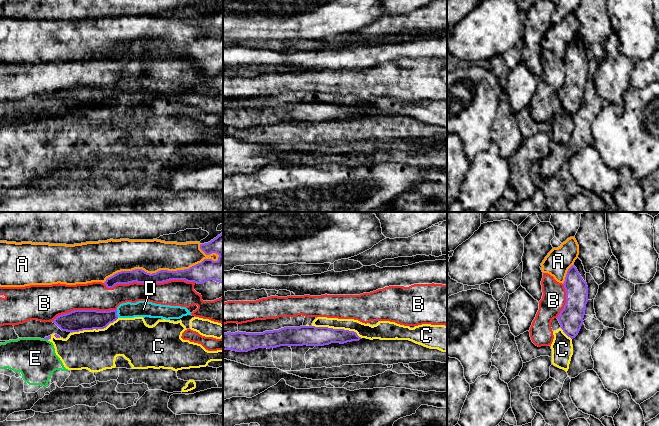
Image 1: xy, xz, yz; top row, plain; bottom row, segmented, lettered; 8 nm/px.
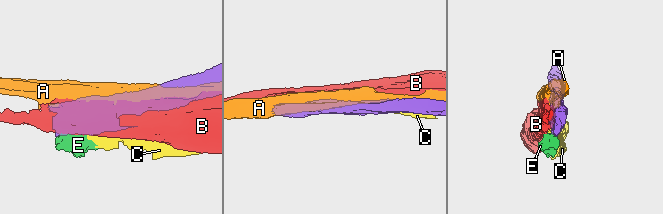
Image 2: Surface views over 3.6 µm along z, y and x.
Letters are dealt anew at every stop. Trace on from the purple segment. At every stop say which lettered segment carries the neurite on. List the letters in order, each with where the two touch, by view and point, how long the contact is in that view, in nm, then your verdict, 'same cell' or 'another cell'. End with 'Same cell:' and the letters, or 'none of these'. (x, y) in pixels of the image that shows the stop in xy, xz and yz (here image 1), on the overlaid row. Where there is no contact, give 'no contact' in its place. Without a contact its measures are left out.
A: xy (162, 270) | 950 nm | another cell
B: xy (149, 282) | 750 nm | another cell
C: xz (337, 329) | 420 nm | another cell
D: xy (116, 313) | 70 nm | same cell
E: xy (46, 338) | 40 nm | another cell
Same cell: D

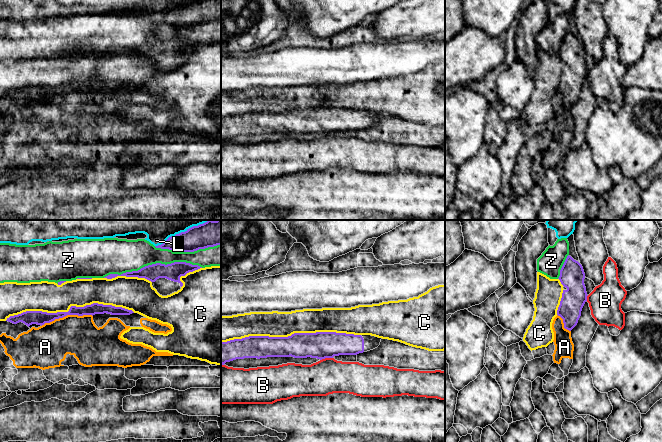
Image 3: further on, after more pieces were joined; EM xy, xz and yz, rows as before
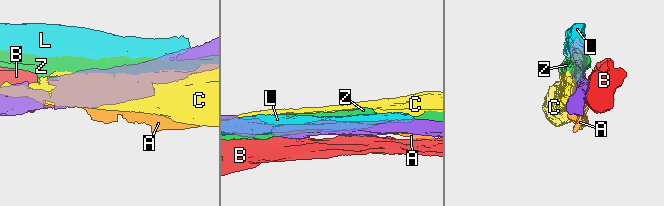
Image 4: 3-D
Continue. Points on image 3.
A: xy (66, 315) | 420 nm | another cell
B: xz (326, 357) | 110 nm | another cell
C: xz (291, 335) | 1100 nm | another cell
L: xy (181, 232) | 460 nm | another cell
Z: xy (152, 264) | 800 nm | another cell
Same cell: none of these

